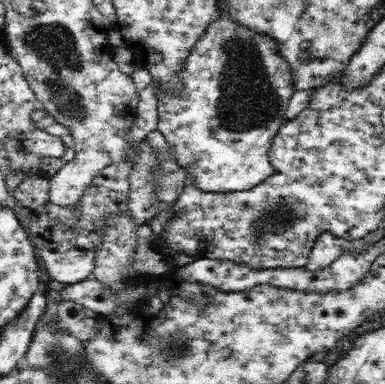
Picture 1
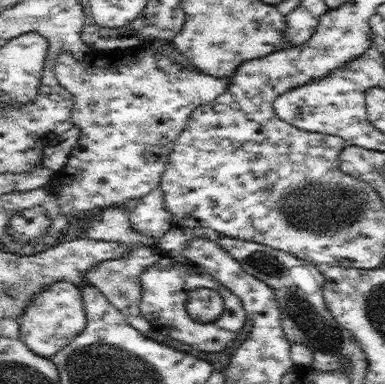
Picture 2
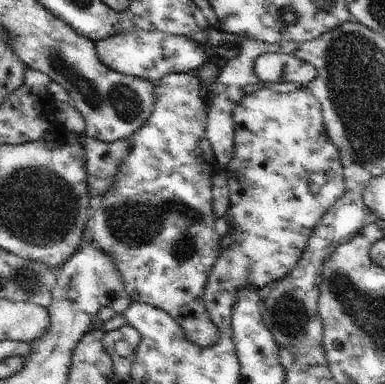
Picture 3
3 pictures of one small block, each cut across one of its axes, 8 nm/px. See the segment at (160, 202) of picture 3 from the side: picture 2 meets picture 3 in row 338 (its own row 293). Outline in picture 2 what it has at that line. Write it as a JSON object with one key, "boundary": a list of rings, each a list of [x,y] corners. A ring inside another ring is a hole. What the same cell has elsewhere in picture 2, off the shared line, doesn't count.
{"boundary":[[[195,288],[187,292],[187,314],[195,322],[213,322],[223,312],[223,298],[217,290],[211,288]]]}

